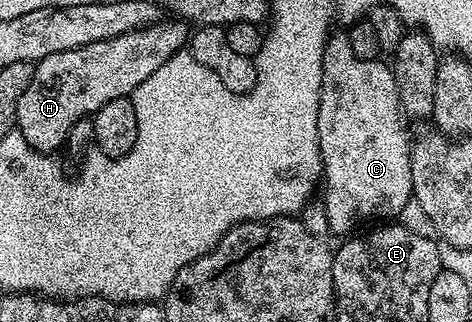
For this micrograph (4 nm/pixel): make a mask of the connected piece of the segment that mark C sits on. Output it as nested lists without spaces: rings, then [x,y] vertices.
[[[340,33],[329,34],[328,44],[322,57],[322,89],[320,90],[320,104],[318,105],[318,141],[320,142],[320,162],[322,164],[322,188],[324,187],[324,196],[322,202],[326,221],[328,222],[328,231],[331,234],[347,236],[355,232],[359,223],[364,223],[367,219],[380,219],[376,221],[392,221],[399,216],[401,209],[407,202],[412,200],[412,170],[410,161],[412,160],[412,143],[408,139],[408,131],[404,128],[406,124],[405,116],[400,109],[400,98],[398,97],[398,85],[392,72],[391,66],[387,62],[380,63],[379,58],[359,59],[354,57],[354,49],[350,49],[350,41],[347,34]]]

